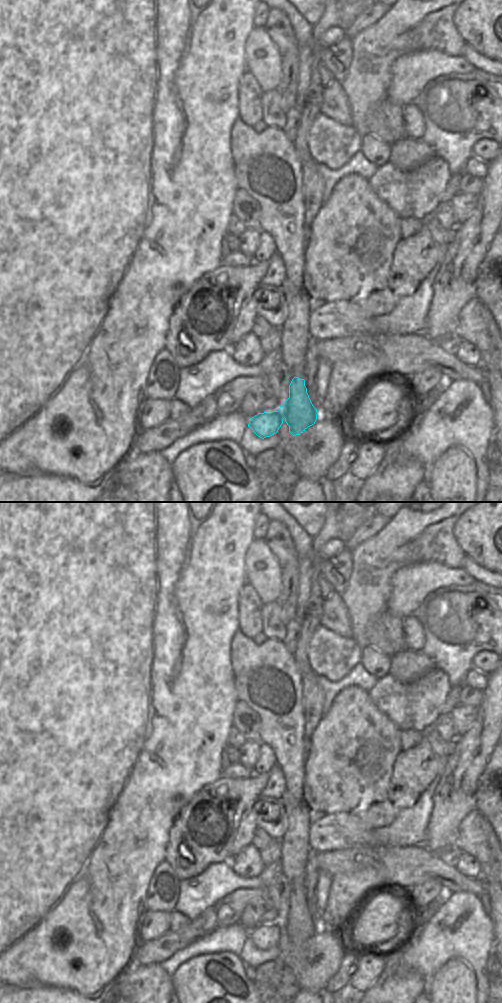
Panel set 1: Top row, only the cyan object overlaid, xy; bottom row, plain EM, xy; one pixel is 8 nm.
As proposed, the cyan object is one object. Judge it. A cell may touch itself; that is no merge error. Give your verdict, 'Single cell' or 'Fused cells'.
Fused cells.

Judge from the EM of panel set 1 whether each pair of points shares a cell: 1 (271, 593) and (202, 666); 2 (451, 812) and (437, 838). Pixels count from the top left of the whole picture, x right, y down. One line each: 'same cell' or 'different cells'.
1: different cells
2: same cell

